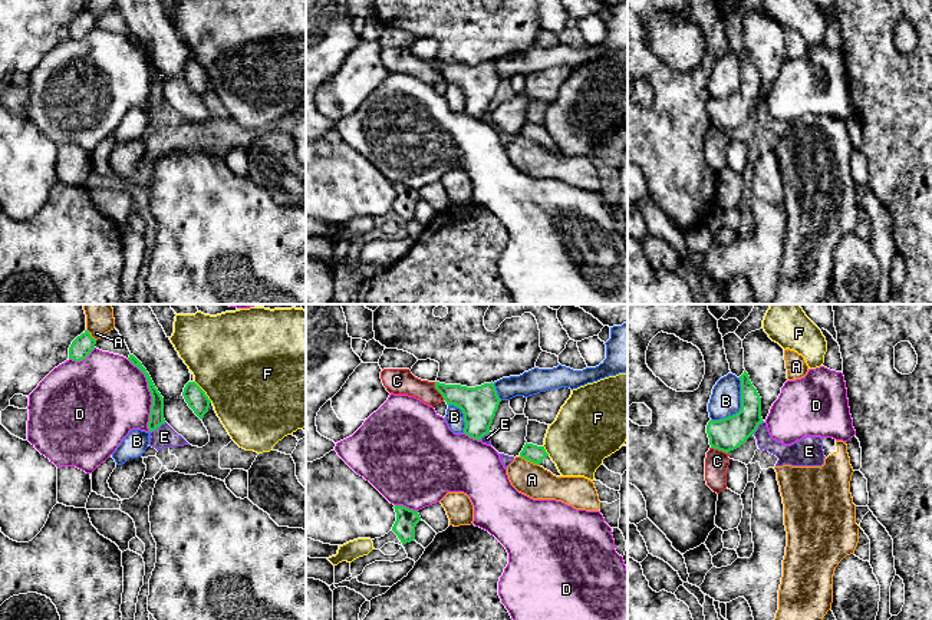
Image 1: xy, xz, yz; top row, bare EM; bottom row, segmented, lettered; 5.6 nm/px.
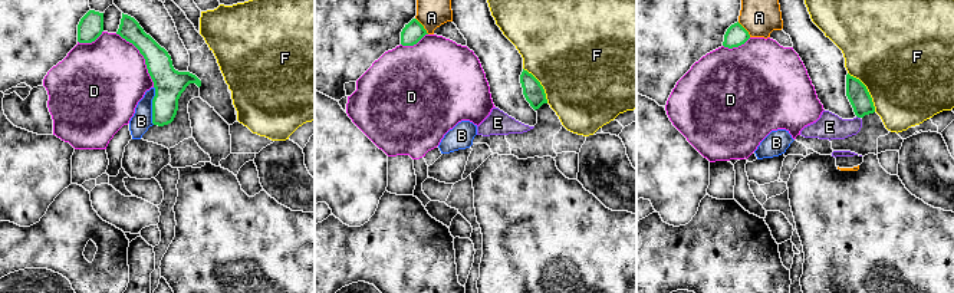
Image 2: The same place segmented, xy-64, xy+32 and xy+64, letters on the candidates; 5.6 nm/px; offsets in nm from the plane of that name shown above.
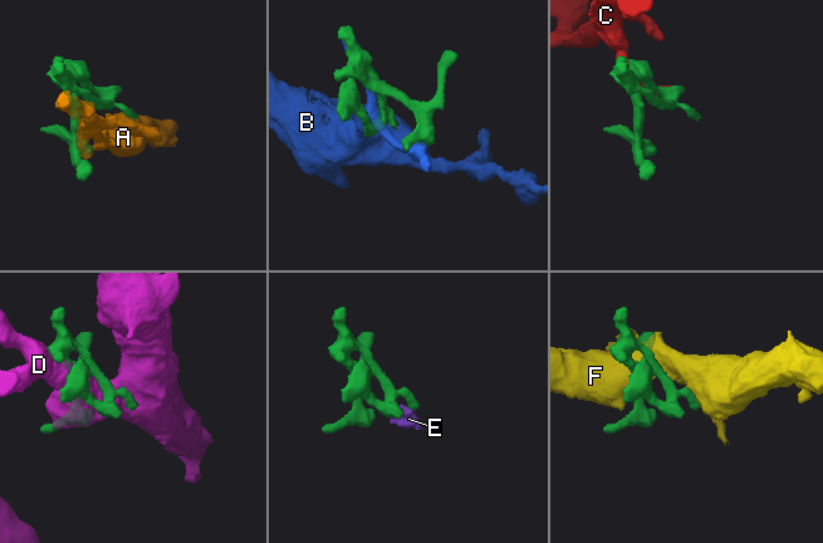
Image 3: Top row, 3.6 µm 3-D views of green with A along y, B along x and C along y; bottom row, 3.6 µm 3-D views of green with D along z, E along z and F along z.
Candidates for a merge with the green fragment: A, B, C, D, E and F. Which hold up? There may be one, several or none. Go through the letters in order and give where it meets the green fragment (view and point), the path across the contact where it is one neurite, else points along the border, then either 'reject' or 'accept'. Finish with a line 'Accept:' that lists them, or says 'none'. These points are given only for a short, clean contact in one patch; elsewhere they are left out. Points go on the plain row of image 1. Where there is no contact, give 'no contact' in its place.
A: xz (530, 139) | reject
B: yz (741, 86) | reject
C: xz (438, 69) | reject
D: xy (151, 73) | reject
E: xy (157, 105) | reject
F: xy (204, 71) | accept
Accept: F

